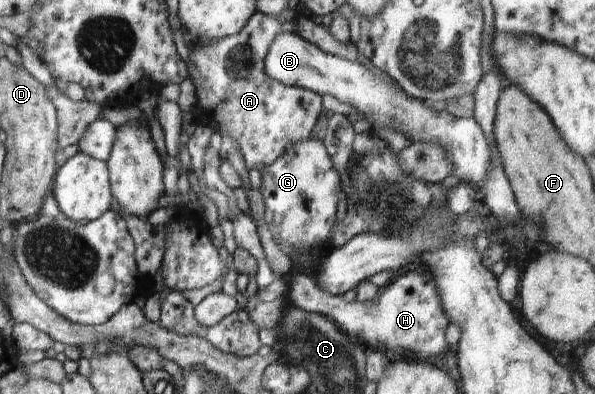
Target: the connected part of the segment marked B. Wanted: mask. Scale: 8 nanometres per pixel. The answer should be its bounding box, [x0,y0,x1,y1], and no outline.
[264,32,495,190]

